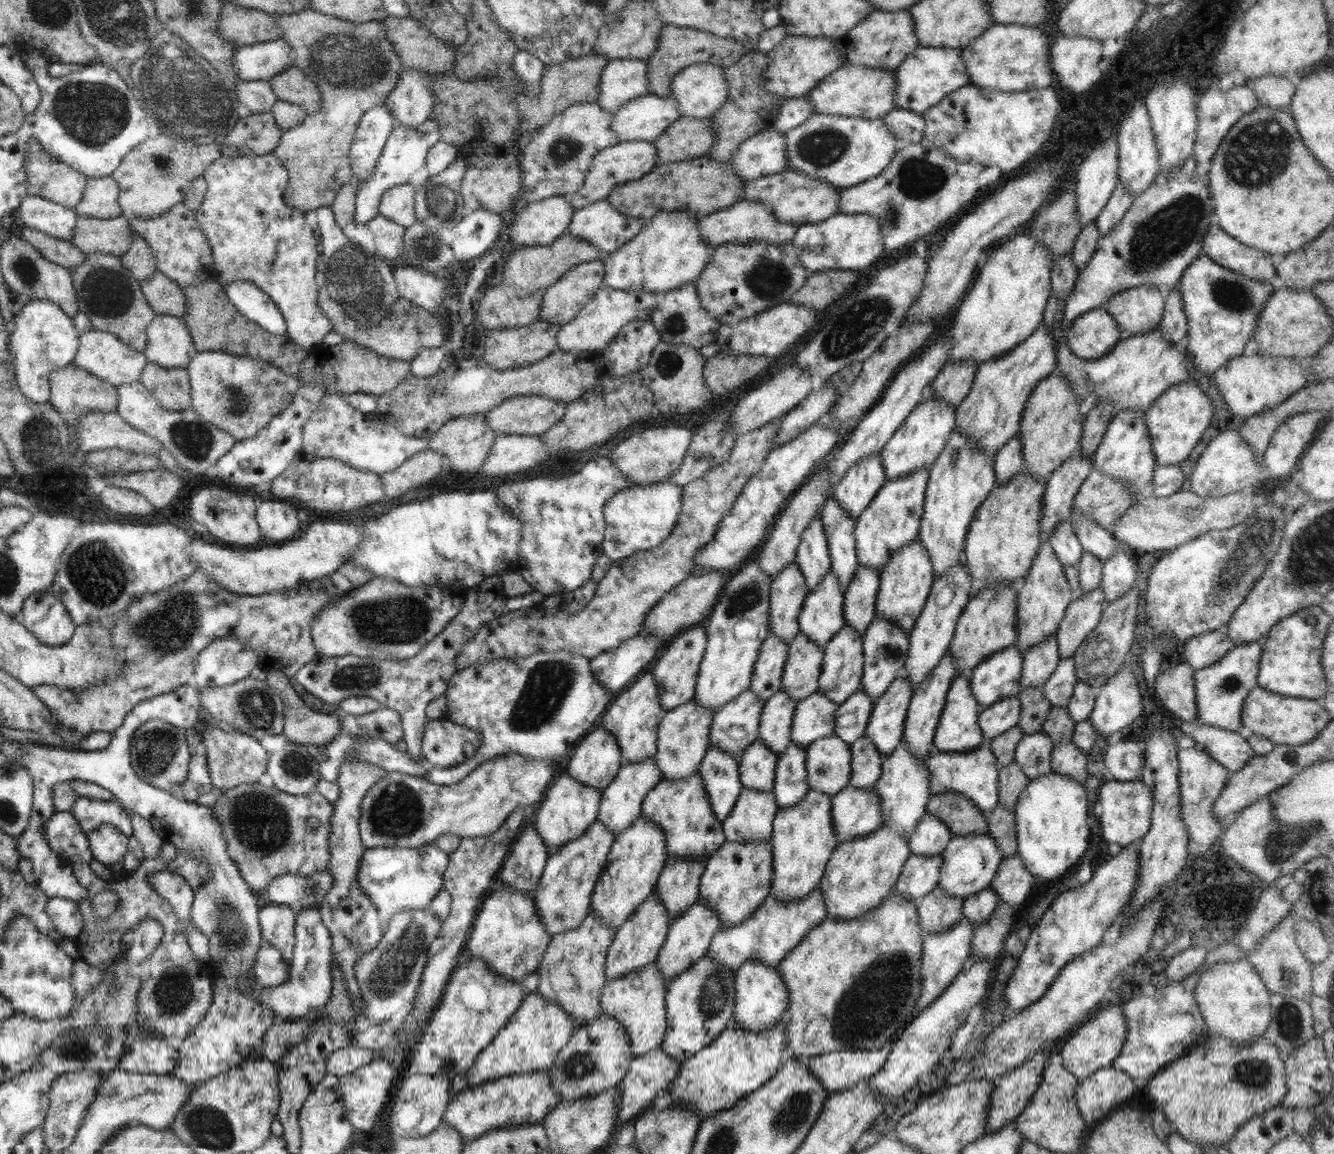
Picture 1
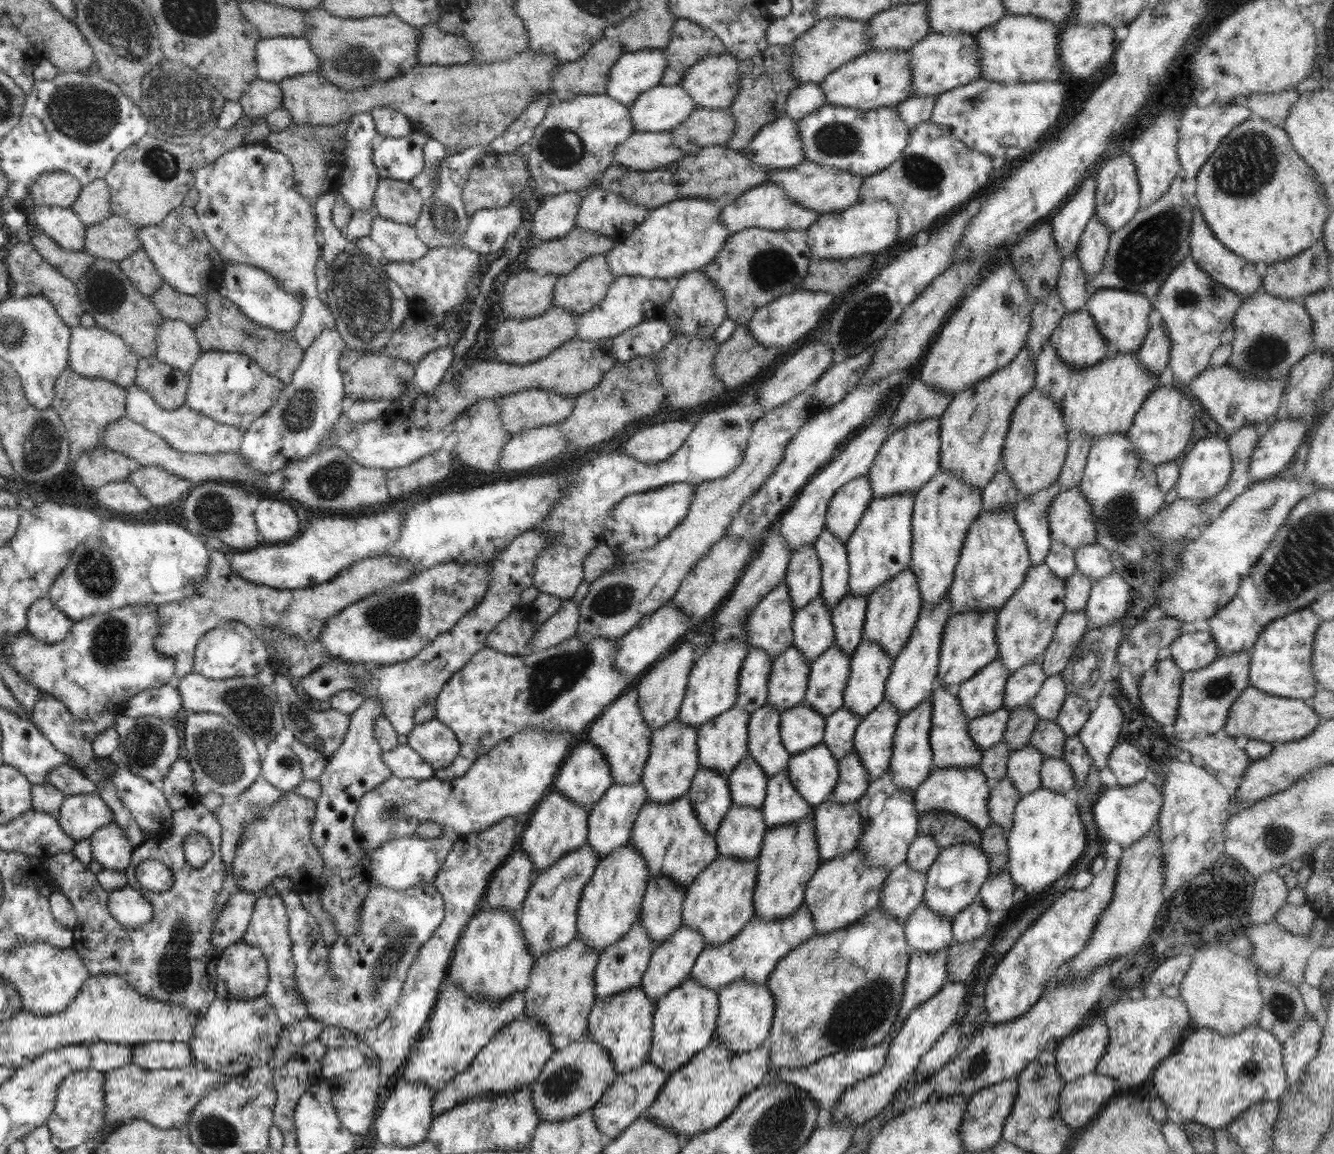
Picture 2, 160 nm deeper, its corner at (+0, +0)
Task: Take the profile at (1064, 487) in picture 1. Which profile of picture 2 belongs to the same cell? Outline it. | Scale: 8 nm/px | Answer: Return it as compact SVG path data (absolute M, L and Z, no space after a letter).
M1056 480L1051 486L1025 497L1014 508L1013 513L1017 526L1023 531L1031 566L1044 563L1044 559L1048 556L1053 538L1047 516L1051 502L1060 491L1062 490Z

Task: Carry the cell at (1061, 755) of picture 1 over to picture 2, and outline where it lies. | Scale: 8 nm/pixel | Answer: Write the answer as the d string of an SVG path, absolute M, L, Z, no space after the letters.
M1064 758L1044 759L1040 769L1041 786L1054 792L1072 794L1075 778L1070 765Z

